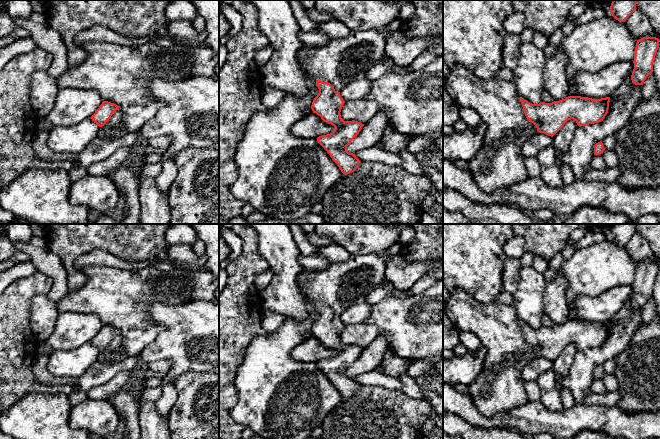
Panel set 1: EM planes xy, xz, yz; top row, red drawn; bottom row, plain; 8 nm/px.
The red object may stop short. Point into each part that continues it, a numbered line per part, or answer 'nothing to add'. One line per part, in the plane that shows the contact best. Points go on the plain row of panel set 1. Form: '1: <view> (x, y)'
1: yz (499, 388)

